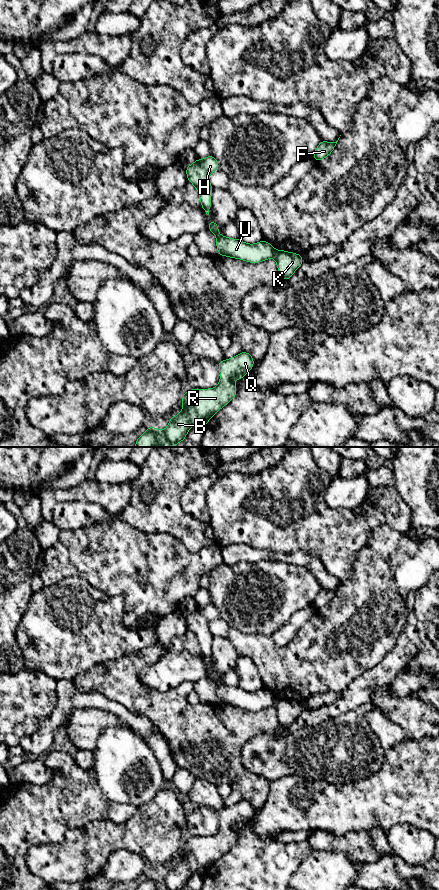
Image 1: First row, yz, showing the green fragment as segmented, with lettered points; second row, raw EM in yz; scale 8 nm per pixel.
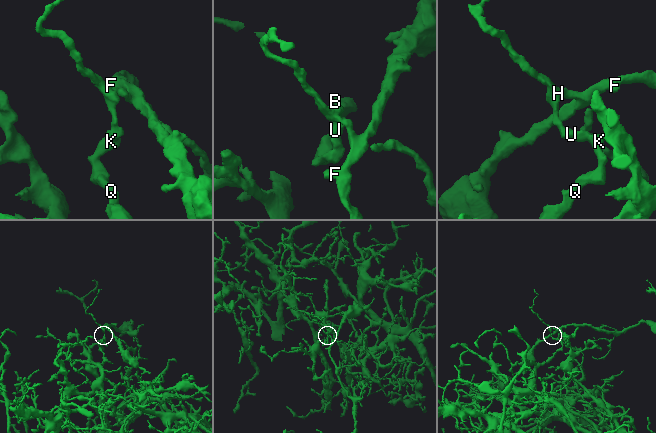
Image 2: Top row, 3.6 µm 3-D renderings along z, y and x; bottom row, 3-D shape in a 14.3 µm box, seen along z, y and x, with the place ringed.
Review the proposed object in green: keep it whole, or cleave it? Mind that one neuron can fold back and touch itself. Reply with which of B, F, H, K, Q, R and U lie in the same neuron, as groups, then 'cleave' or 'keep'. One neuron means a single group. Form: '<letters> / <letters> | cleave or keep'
B K Q R / F H U | cleave

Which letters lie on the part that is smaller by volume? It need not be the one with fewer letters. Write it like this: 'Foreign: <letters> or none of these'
Foreign: F, H, U

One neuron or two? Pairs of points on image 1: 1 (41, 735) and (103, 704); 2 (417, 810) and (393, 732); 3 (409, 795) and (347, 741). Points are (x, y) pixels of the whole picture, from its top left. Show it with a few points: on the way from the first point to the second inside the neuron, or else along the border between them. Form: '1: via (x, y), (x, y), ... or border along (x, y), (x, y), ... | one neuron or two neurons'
1: via (56, 719), (74, 701), (87, 701) | one neuron
2: border along (407, 738), (385, 750) | two neurons
3: border along (385, 750), (382, 767), (358, 779) | two neurons

